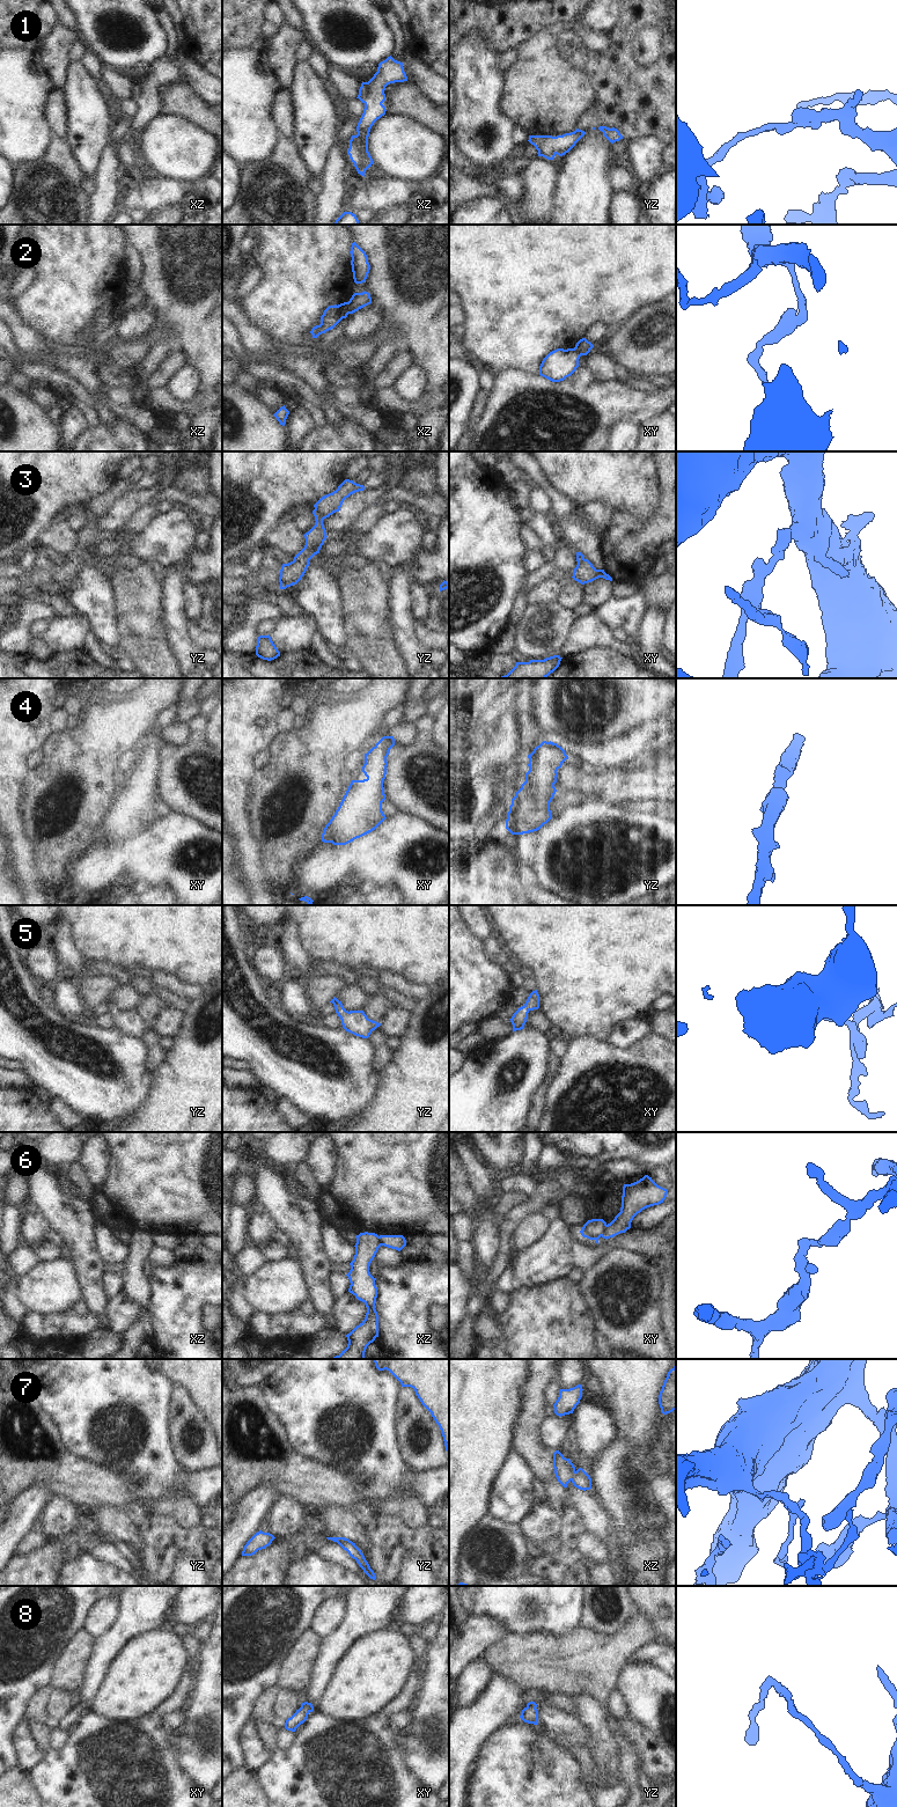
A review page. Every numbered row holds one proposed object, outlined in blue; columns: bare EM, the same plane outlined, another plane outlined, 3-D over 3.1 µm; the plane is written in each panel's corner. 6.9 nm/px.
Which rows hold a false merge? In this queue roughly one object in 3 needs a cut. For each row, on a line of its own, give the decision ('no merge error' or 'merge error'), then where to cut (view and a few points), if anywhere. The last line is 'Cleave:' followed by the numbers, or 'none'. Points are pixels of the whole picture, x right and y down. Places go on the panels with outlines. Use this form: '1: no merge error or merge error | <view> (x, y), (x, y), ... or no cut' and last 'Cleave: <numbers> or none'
1: no merge error | no cut
2: merge error | xz (347, 302), (348, 313)
3: no merge error | no cut
4: no merge error | no cut
5: no merge error | no cut
6: merge error | xy (607, 1225), (601, 1235)
7: merge error | xz (575, 1471), (571, 1479)
8: no merge error | no cut
Cleave: 2, 6, 7

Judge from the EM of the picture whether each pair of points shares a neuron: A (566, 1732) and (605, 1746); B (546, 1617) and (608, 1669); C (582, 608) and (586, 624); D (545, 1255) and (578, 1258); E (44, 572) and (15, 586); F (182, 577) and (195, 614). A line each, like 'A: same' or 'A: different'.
A: different
B: different
C: different
D: same
E: same
F: different

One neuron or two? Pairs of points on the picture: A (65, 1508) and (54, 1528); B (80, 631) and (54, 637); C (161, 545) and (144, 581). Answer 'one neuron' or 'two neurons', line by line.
A: one neuron
B: one neuron
C: two neurons

